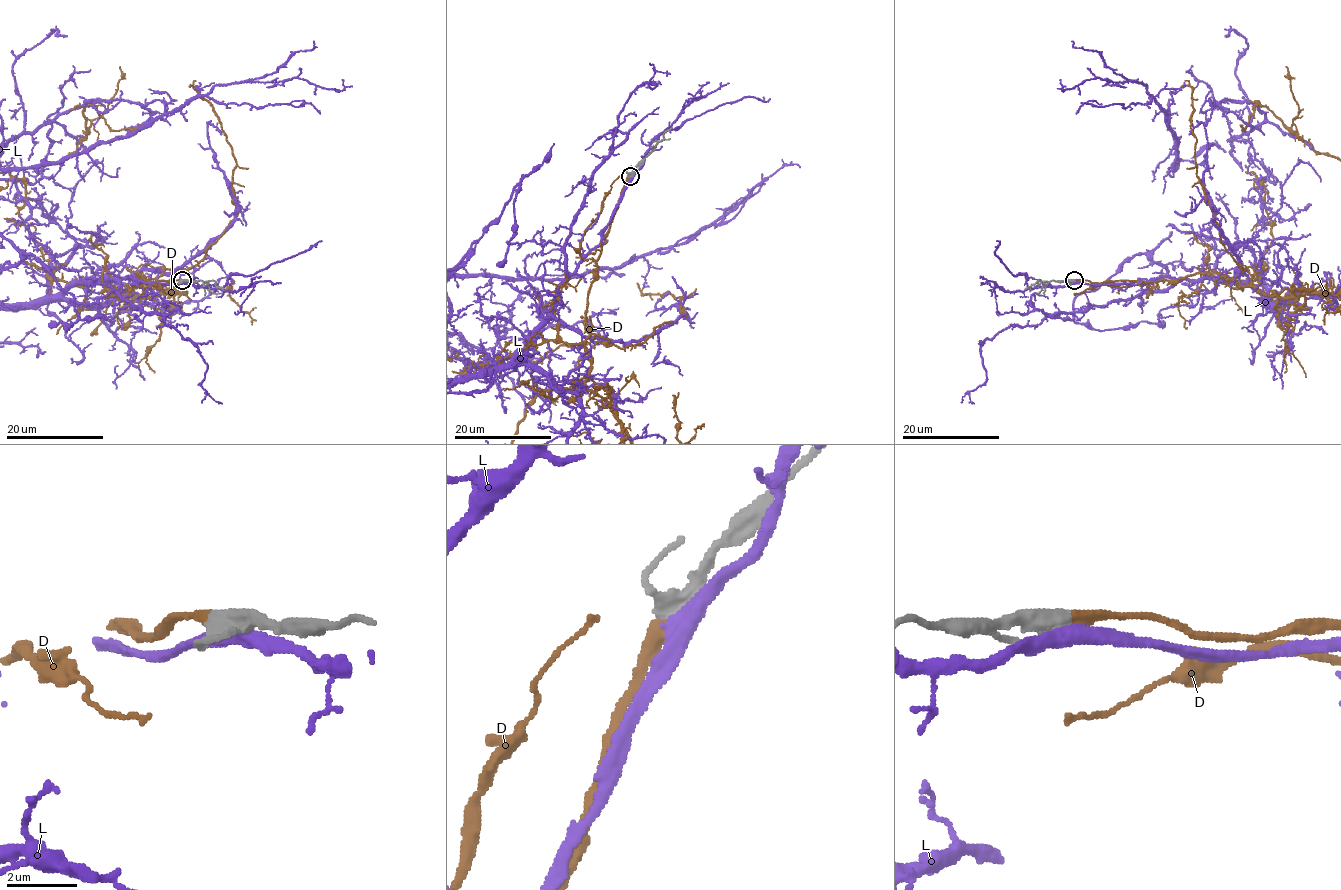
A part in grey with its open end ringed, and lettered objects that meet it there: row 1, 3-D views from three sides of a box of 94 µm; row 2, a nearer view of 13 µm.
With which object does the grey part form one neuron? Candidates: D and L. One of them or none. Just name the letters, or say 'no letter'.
D

